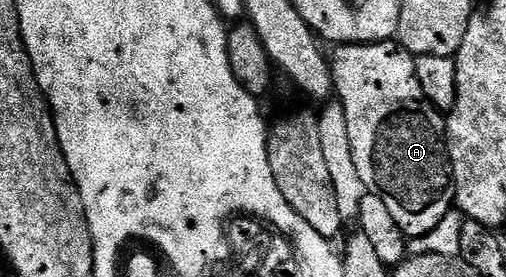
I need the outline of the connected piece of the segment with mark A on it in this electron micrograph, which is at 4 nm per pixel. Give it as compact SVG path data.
M395 41L344 44L337 50L340 51L330 58L332 85L335 97L346 112L350 148L354 148L358 176L362 176L365 191L378 196L378 200L386 204L405 236L409 239L421 238L436 227L442 216L446 216L454 206L445 115L424 99L416 75L416 58Z

